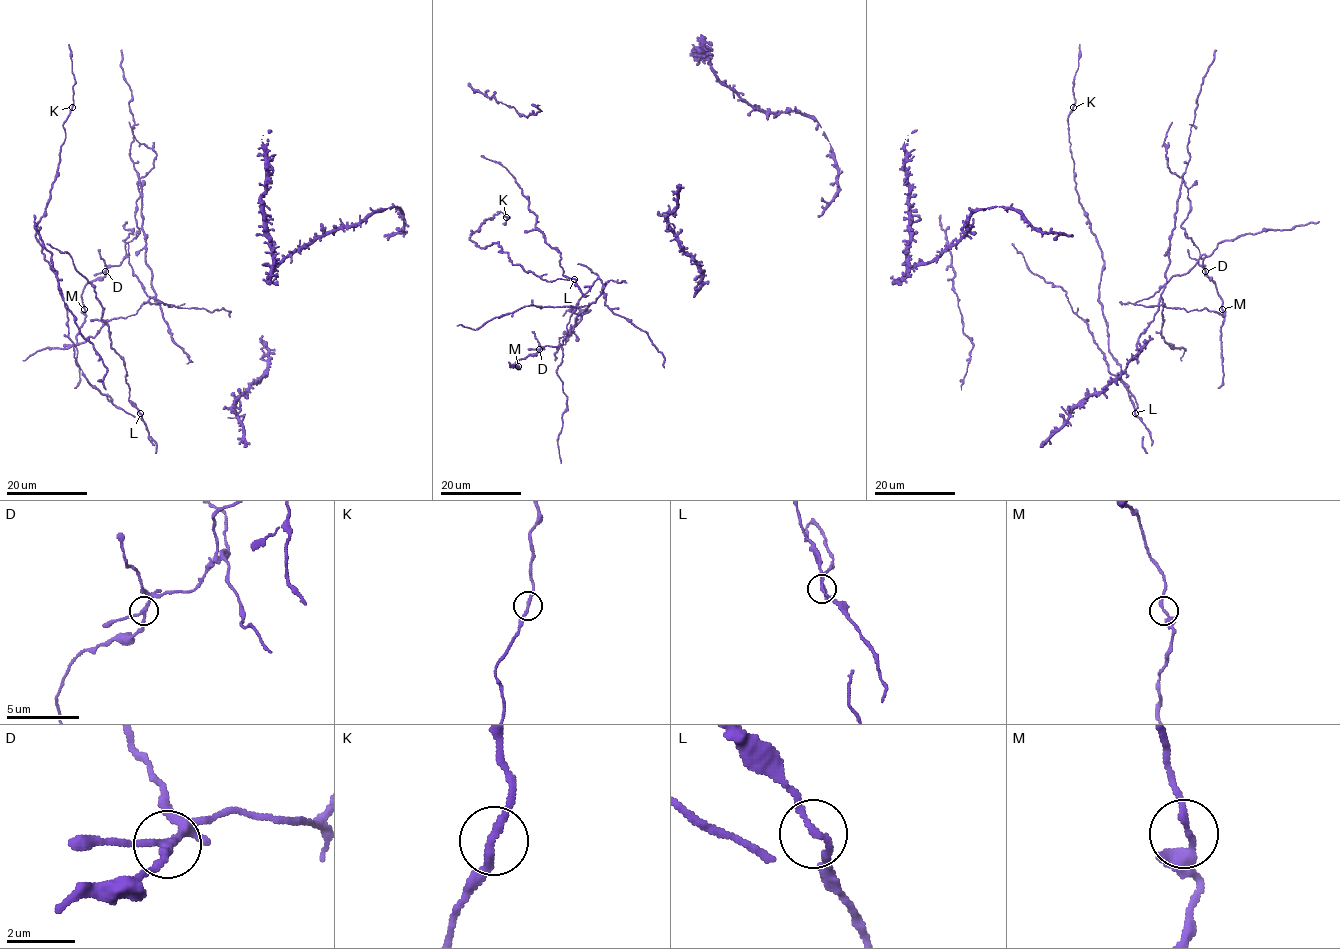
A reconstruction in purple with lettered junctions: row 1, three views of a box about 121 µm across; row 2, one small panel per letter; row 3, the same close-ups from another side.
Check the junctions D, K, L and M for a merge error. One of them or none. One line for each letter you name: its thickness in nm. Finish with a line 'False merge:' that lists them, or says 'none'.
D: Thickness 200 nm
False merge: D

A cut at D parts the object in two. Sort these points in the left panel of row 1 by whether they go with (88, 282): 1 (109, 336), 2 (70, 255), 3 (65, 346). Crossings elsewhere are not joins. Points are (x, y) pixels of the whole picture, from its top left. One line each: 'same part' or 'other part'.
1: same part
2: same part
3: other part

